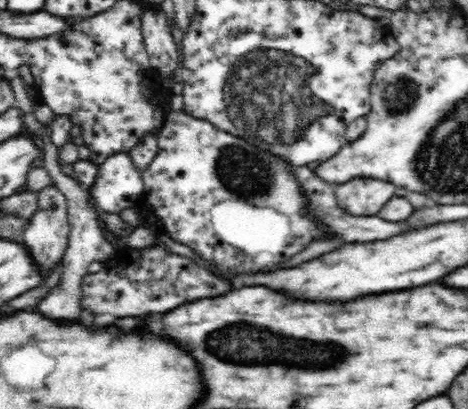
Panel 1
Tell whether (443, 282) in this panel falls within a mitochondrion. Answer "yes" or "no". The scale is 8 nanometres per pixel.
no

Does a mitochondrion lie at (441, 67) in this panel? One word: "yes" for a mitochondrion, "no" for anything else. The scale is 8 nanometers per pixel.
no

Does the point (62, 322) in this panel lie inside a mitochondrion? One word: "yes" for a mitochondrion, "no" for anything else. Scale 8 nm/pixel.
no

